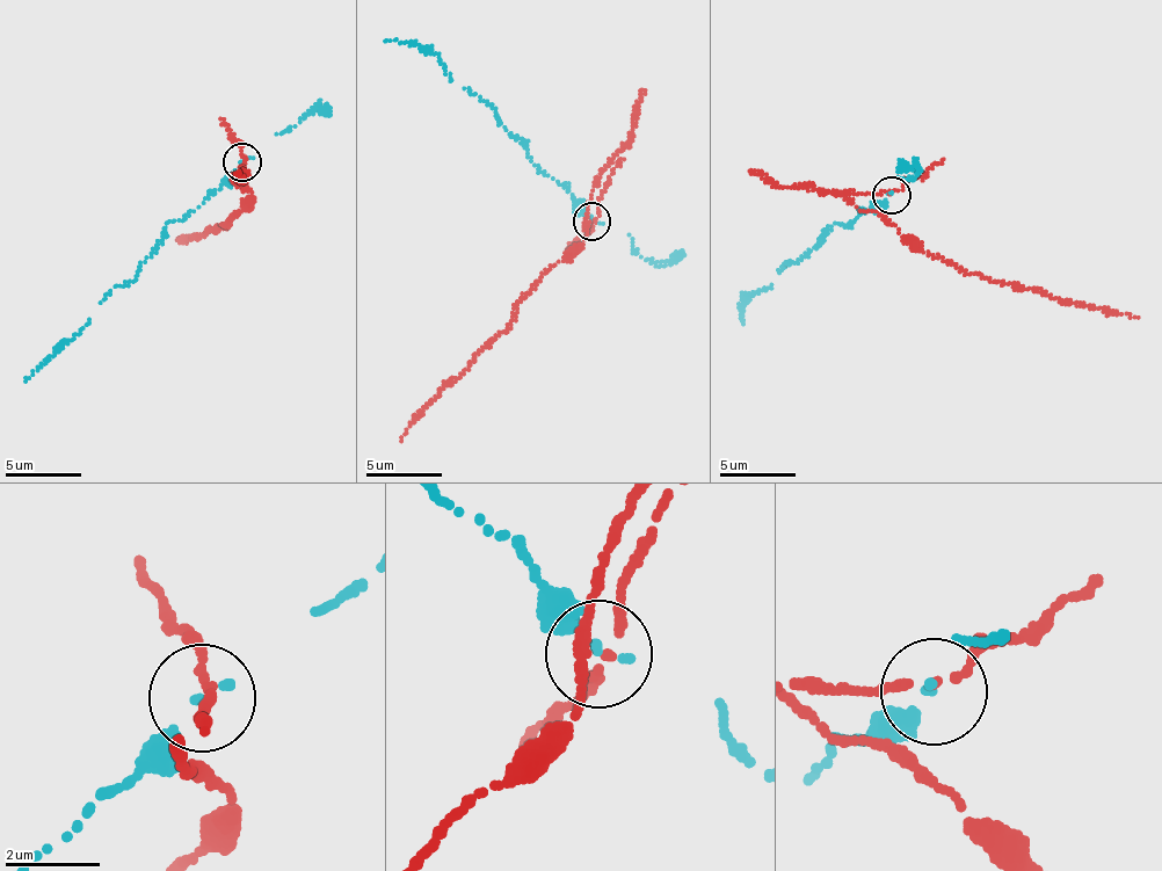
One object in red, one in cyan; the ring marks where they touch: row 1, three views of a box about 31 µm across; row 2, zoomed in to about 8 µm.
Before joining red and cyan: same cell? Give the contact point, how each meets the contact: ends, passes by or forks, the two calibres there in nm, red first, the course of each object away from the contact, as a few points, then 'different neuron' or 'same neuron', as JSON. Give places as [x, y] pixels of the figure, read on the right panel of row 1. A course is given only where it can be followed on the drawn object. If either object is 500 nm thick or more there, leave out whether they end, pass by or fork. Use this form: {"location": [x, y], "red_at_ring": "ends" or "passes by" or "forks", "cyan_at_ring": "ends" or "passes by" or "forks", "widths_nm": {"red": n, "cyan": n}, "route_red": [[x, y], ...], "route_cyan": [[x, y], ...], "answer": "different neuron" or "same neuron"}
{"location": [891, 195], "red_at_ring": "passes by", "cyan_at_ring": "ends", "widths_nm": {"red": 160, "cyan": 140}, "route_red": [[890, 195], [830, 193], [859, 211], [883, 212], [903, 240], [970, 275], [1138, 318]], "route_cyan": [[891, 194], [874, 202], [852, 223], [834, 223], [794, 262], [783, 263], [771, 284], [749, 295], [743, 324]], "answer": "different neuron"}

